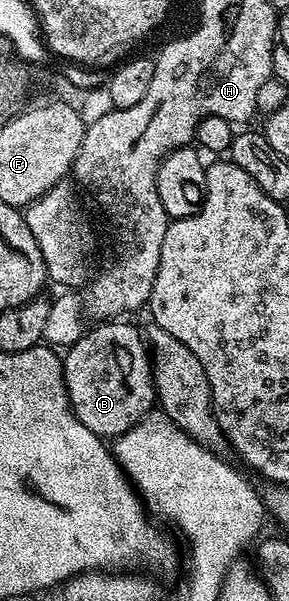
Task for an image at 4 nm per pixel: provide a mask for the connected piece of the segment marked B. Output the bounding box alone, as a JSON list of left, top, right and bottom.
[62,319,157,439]

